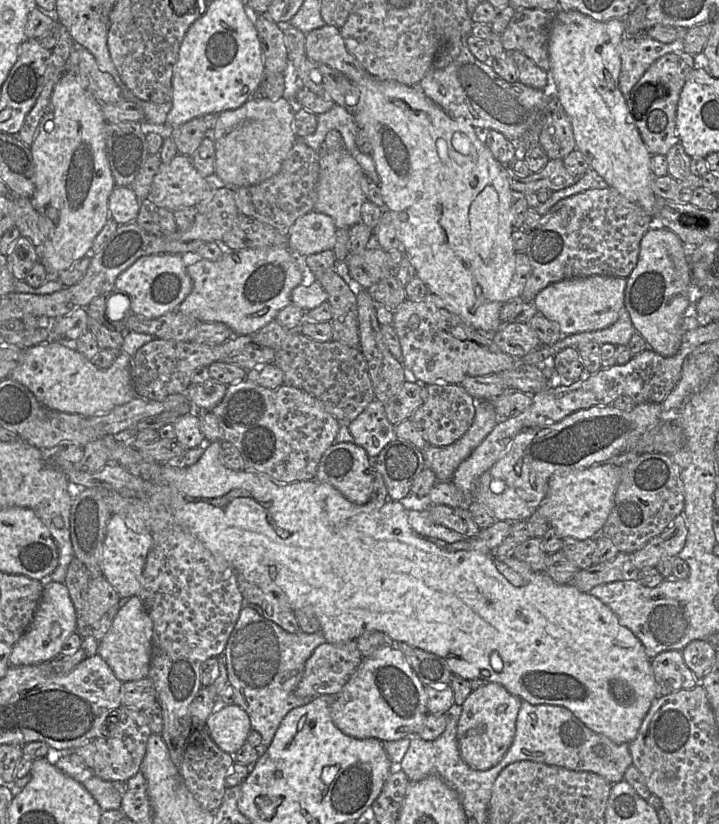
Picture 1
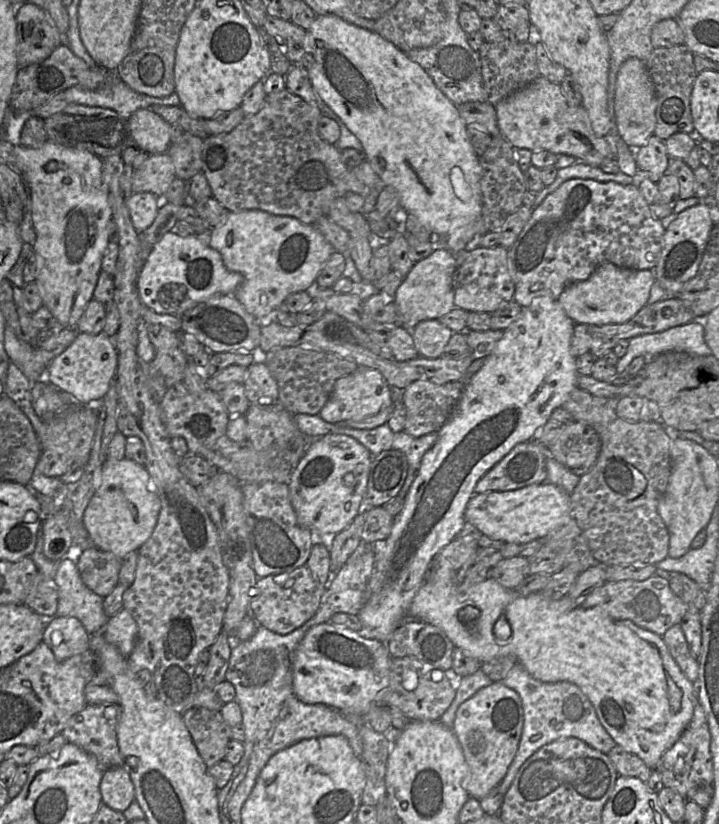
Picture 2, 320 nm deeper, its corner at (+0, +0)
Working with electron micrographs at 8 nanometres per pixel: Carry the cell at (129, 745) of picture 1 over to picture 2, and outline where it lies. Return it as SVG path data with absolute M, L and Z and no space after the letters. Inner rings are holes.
M119 704L89 705L74 714L61 734L67 742L93 754L105 770L123 766L117 739Z

